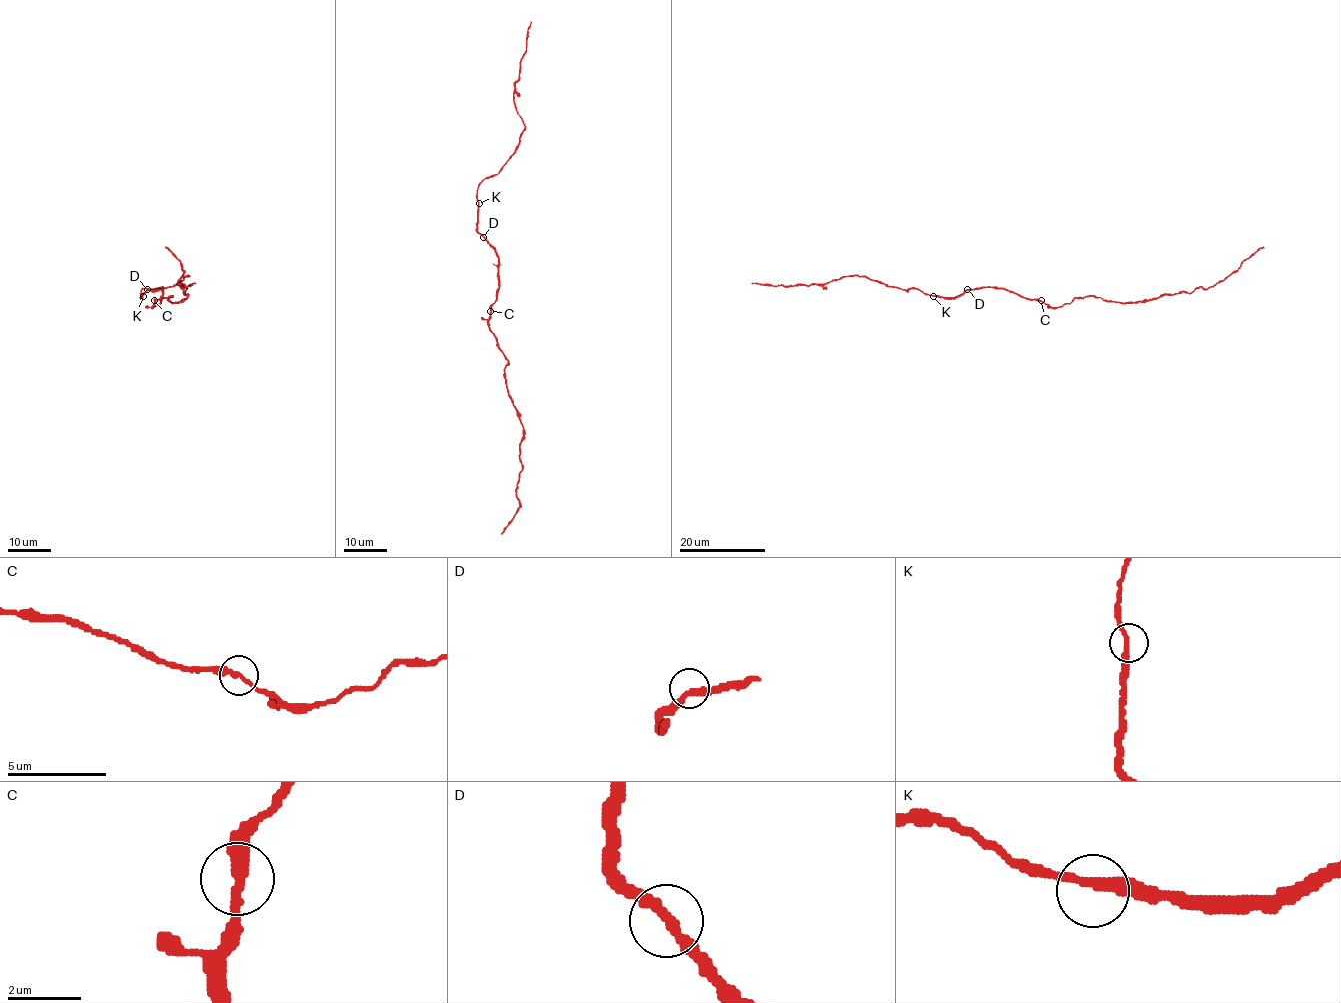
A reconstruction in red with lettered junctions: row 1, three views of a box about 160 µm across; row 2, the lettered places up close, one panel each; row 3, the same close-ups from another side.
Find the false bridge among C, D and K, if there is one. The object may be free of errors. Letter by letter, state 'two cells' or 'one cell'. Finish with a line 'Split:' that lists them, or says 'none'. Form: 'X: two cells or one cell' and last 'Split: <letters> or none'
C: one cell
D: one cell
K: one cell
Split: none

